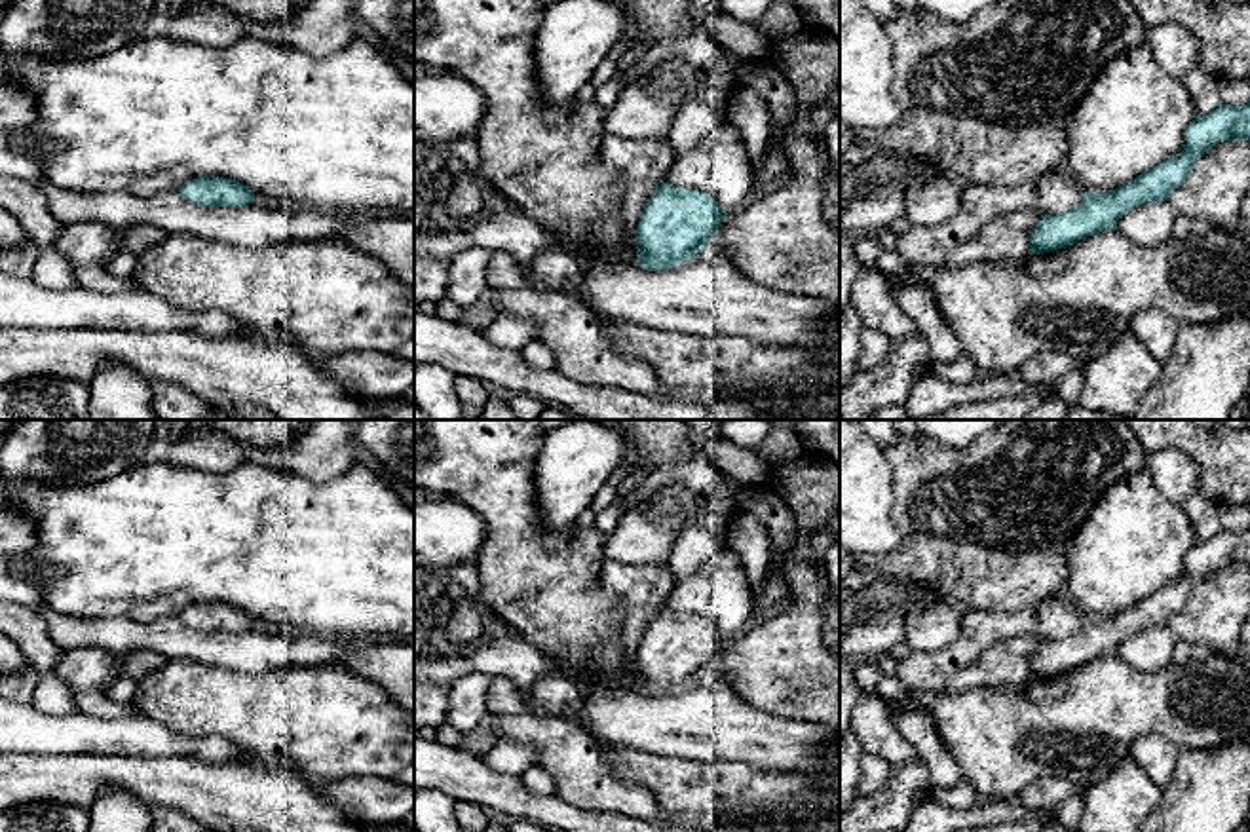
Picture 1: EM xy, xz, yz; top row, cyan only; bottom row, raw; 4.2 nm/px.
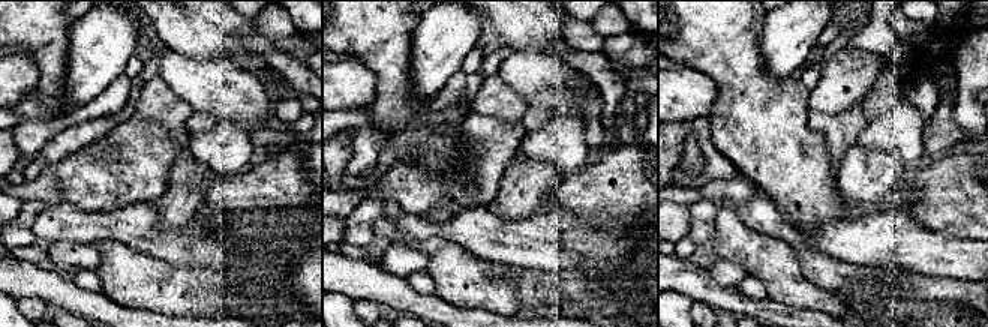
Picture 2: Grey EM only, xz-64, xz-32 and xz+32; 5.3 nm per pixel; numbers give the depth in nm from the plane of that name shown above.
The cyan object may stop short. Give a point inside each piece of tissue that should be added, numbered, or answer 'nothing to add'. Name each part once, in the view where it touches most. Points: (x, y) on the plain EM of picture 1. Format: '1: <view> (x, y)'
nothing to add

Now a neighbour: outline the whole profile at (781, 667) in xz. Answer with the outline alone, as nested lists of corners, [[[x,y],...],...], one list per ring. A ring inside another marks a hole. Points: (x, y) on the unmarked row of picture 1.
[[[802,604],[775,615],[750,633],[724,642],[707,672],[720,676],[758,710],[794,722],[840,729],[840,655],[823,644],[824,617],[819,606]]]

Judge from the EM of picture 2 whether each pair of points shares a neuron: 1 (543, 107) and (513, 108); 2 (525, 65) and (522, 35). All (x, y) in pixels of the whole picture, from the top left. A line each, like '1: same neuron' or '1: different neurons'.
1: different neurons
2: different neurons

